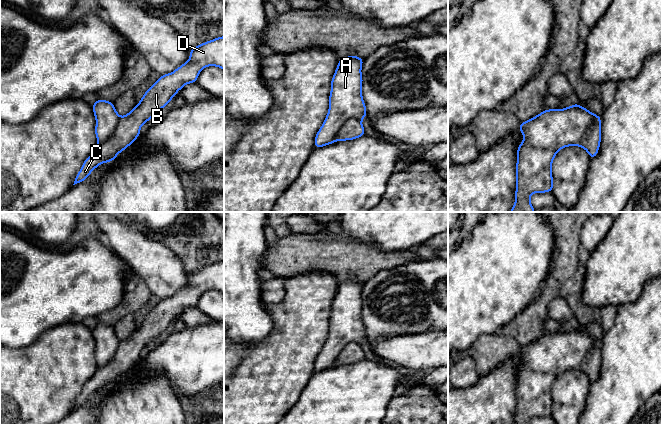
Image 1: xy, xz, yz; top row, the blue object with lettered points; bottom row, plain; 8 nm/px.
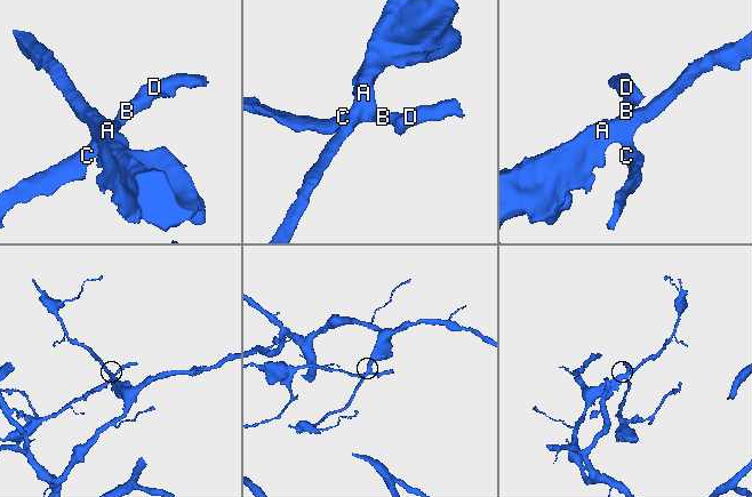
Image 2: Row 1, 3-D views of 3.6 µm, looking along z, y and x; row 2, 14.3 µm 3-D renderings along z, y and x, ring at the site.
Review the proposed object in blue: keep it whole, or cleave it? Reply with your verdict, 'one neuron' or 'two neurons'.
two neurons

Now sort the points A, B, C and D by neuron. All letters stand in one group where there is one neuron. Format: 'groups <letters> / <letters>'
groups A / B C D

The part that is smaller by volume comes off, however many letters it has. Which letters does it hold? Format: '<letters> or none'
B, C, D

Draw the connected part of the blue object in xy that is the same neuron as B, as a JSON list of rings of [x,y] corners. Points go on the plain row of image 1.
[[[224,260],[215,262],[190,273],[190,283],[172,297],[161,299],[149,311],[140,326],[125,340],[120,341],[113,359],[99,367],[83,386],[74,408],[83,406],[102,387],[113,385],[140,359],[141,350],[164,332],[182,311],[196,307],[199,297],[207,290],[224,294]]]

